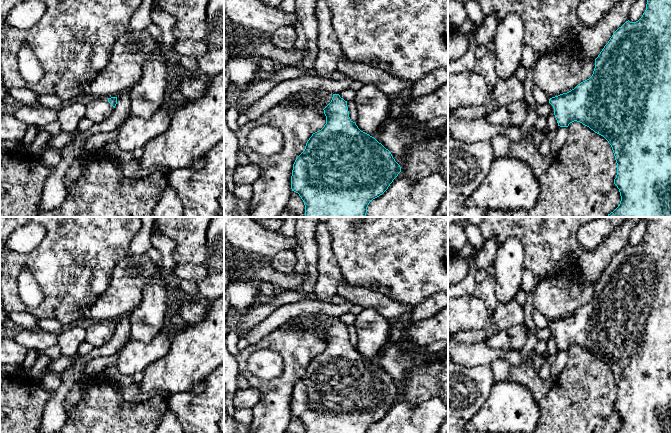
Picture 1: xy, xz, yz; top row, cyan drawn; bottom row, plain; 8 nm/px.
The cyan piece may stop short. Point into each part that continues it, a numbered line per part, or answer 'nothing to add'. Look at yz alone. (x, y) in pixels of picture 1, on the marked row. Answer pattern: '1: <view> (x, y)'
1: yz (542, 111)

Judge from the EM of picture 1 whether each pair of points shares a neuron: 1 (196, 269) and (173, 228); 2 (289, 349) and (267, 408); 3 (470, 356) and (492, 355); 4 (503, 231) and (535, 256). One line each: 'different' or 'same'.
1: different
2: same
3: same
4: same

